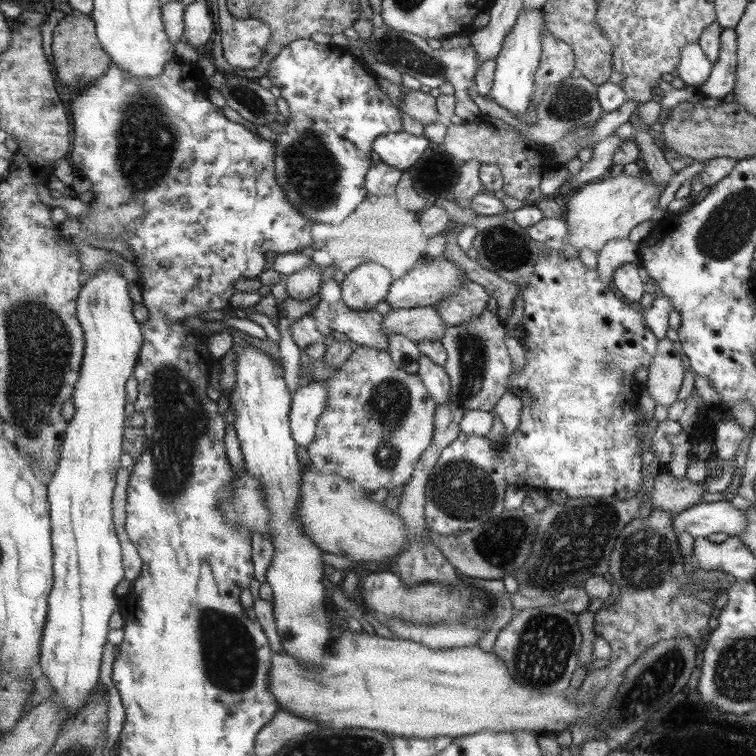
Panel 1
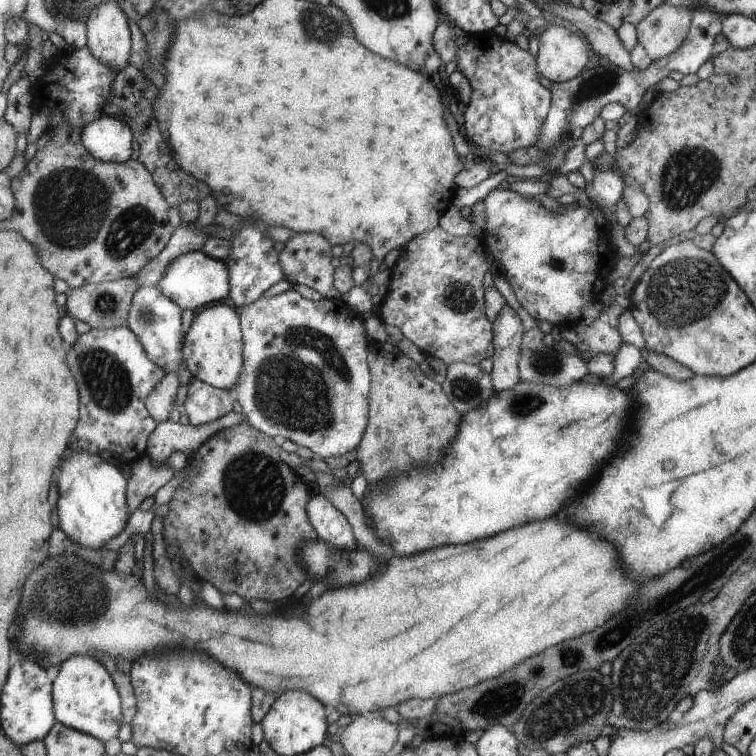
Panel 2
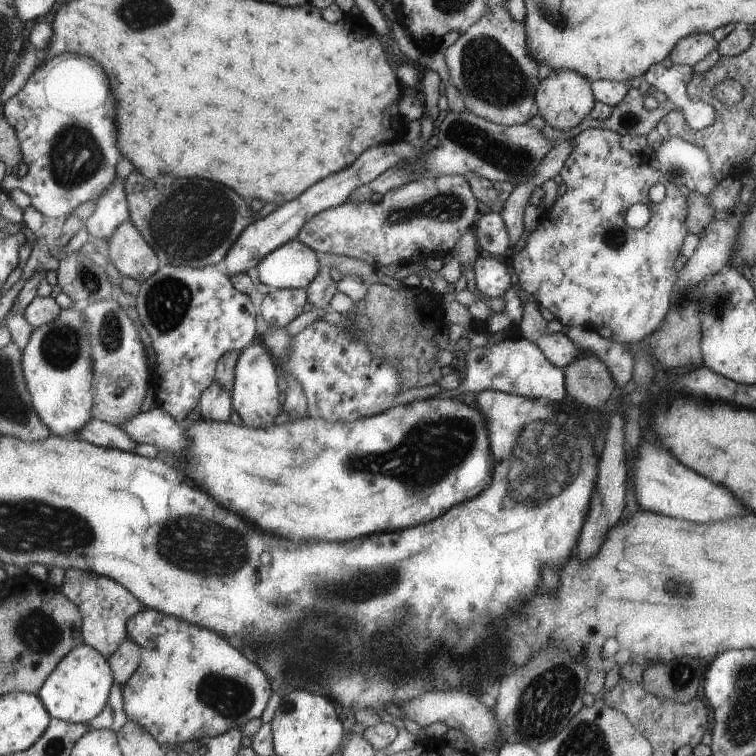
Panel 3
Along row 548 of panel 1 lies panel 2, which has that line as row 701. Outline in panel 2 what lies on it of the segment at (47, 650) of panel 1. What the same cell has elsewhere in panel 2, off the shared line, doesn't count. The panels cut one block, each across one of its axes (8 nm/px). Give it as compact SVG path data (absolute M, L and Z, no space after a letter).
M73 655L66 658L54 673L52 695L57 722L93 735L101 742L111 740L121 724L122 710L119 710L119 690L103 665L89 655Z

